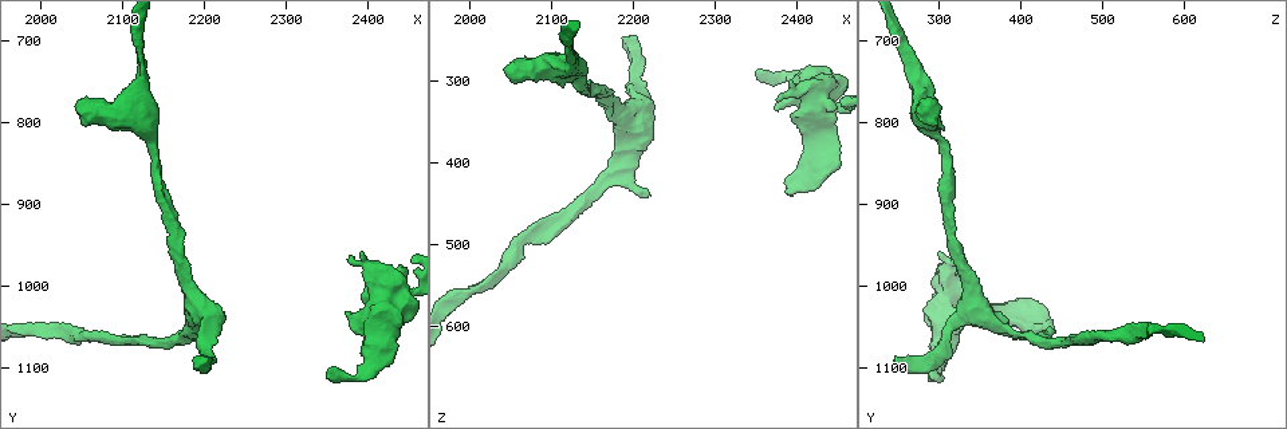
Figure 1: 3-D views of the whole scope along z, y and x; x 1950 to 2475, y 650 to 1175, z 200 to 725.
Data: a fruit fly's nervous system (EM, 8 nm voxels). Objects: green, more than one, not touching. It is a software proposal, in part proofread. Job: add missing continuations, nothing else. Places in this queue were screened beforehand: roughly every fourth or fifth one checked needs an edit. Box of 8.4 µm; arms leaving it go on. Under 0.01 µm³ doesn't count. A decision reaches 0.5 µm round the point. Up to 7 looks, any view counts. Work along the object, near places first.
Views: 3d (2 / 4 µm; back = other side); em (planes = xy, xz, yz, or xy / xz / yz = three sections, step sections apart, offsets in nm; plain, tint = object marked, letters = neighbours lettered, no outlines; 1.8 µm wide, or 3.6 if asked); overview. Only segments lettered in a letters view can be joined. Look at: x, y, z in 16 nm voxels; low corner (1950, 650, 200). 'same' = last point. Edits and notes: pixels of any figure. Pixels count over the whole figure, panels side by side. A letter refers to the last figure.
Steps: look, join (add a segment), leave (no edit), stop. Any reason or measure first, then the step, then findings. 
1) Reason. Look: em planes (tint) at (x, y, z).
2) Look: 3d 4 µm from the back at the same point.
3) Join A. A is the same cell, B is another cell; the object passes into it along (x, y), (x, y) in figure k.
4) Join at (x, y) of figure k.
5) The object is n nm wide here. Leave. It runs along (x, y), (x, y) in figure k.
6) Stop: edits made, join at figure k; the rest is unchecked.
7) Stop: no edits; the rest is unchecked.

An open end. Look: em planes (letters) at (2390, 1040, 435).

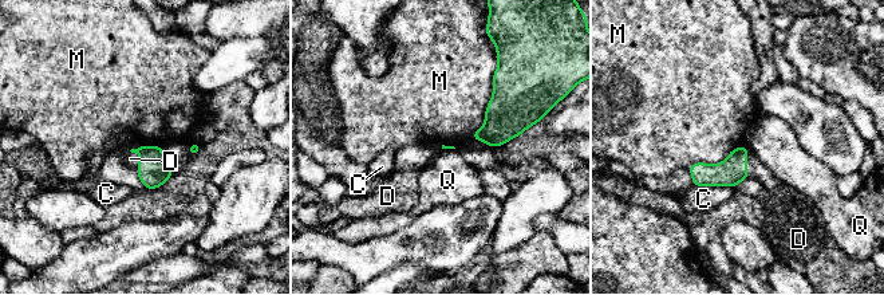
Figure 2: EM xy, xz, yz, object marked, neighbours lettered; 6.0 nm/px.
Join D. D is the same cell, C, M and Q are other cells; the object passes into it along (154, 168), (139, 158), (130, 158) in figure 2; the neuron continues.

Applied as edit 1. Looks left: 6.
Redraw. Look: overview.

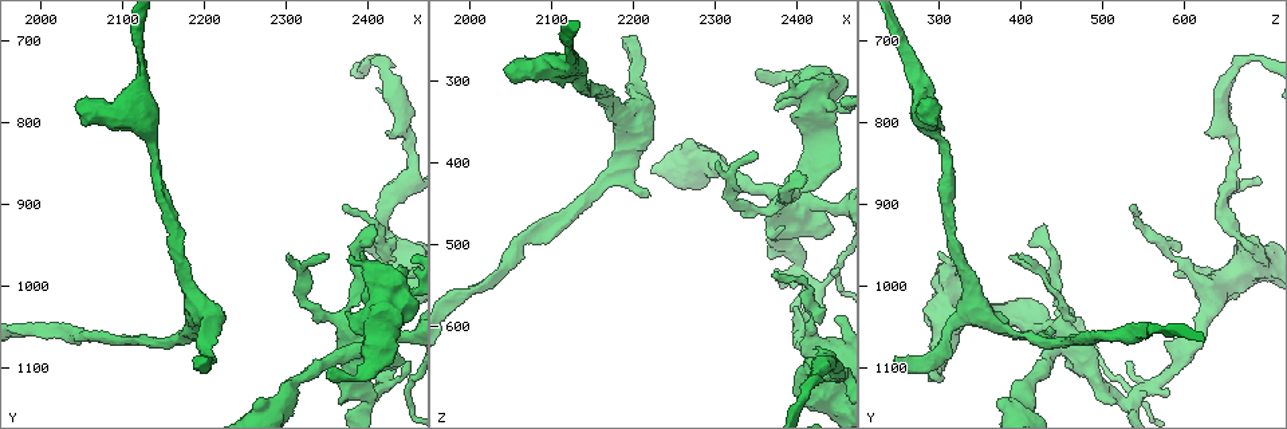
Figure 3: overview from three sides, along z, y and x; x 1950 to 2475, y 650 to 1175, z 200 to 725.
An open end. Look: em planes (letters) at (2355, 1100, 285).

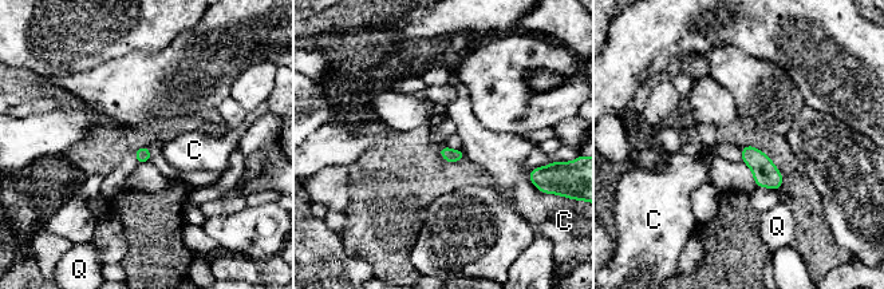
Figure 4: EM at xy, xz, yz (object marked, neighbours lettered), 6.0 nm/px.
Leave. C and Q are other cells; a border runs along (528, 175), (531, 181) in figure 4; none of them fits.

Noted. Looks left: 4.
Look: 3d 4 µm from the back at (2190, 1090, 250).

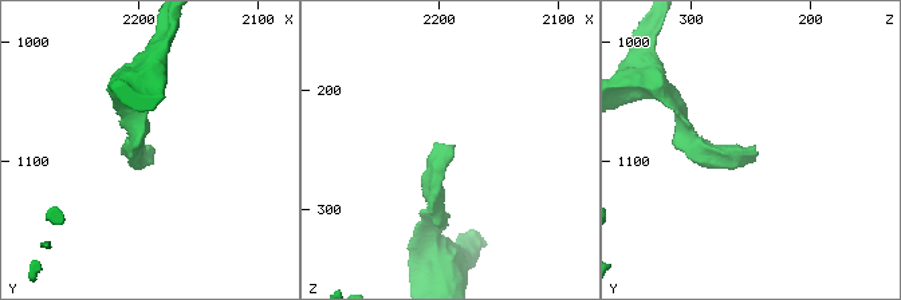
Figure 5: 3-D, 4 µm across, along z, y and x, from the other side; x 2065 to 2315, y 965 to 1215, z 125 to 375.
Look: em 3.6 µm planes (letters) at (2190, 1088, 246).

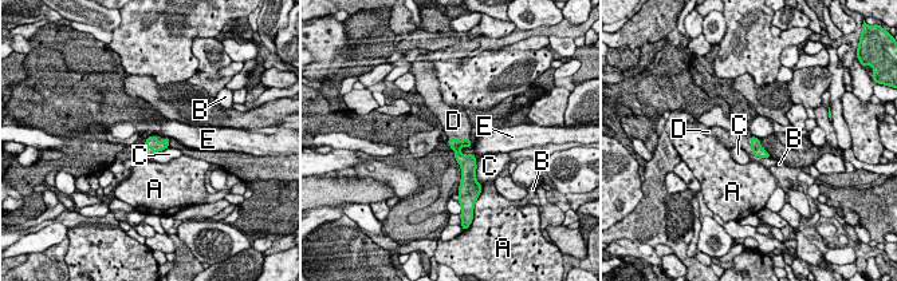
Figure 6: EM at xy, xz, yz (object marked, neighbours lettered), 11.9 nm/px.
The object is 140 nm wide here. Join D. D is the same cell, A, B, C and E are other cells; the object passes into it along (755, 143), (751, 147), (734, 138) in figure 6; it goes on there.

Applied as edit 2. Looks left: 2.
Stop: edits made, join at figure 2, join at figure 6; the rest is unchecked.

